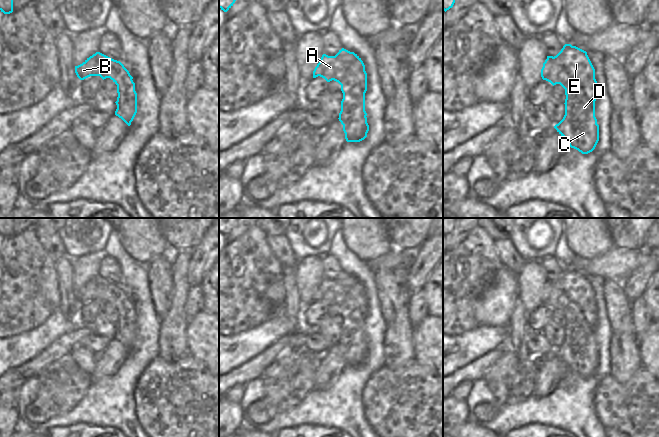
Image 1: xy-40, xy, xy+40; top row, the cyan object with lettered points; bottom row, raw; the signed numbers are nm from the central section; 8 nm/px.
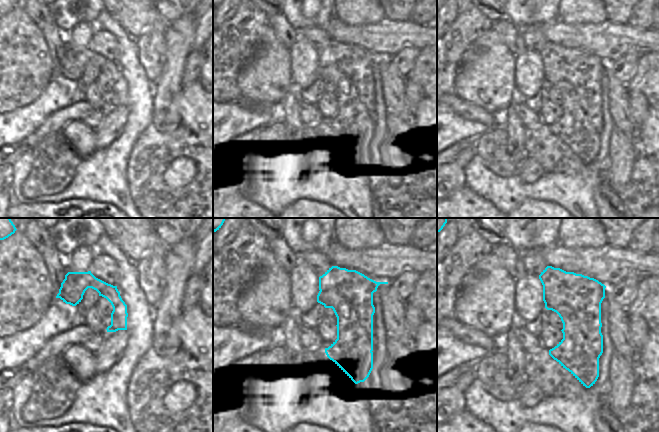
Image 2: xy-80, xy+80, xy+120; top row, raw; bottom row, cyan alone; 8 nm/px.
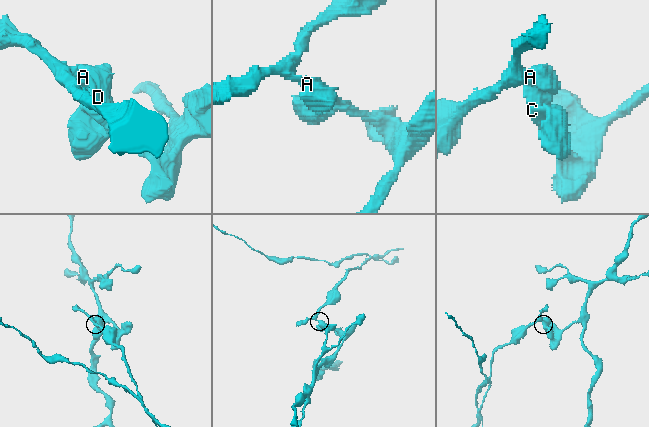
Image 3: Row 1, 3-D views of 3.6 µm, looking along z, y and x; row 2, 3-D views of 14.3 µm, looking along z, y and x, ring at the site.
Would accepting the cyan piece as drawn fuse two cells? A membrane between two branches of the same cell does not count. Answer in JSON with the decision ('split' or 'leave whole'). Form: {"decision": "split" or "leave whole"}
{"decision": "split"}

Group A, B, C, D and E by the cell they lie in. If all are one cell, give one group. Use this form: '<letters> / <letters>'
A B C / D E

